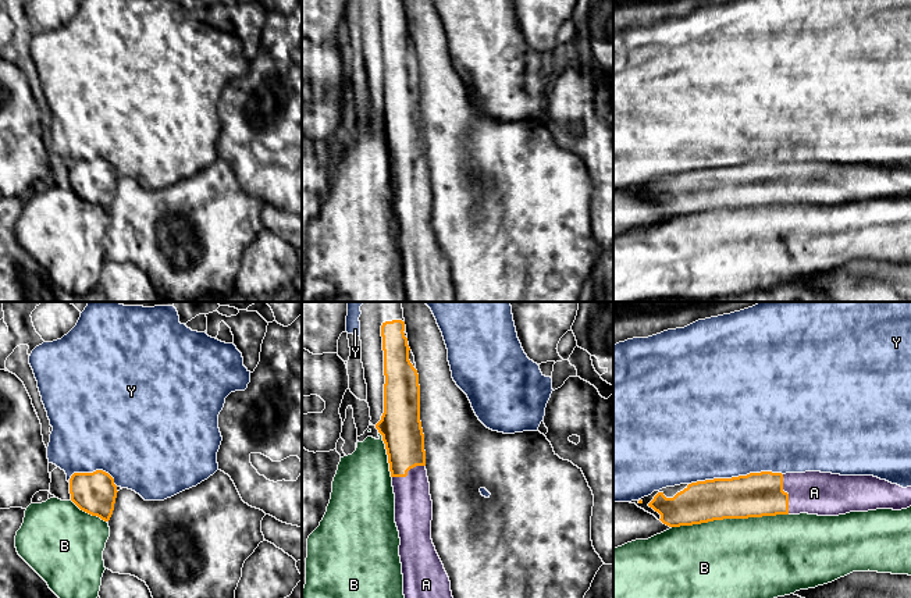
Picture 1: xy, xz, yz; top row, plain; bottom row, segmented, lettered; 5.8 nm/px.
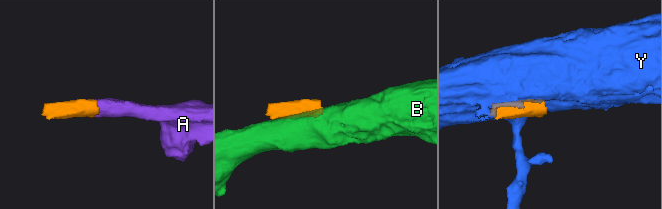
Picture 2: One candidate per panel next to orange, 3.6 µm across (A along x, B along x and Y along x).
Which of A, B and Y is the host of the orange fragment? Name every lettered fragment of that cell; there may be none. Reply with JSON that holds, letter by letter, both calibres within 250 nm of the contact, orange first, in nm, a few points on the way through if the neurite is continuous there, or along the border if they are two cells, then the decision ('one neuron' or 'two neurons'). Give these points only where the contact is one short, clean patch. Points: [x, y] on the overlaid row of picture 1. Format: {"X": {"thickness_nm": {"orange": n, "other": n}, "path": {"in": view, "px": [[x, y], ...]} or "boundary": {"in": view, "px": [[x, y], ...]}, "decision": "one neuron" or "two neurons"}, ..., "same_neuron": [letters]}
{"A": {"thickness_nm": {"orange": 260, "other": 260}, "path": {"in": "yz", "px": [[761, 494], [787, 494], [814, 493]]}, "decision": "one neuron"}, "B": {"thickness_nm": {"orange": 260, "other": 460}, "decision": "two neurons"}, "Y": {"thickness_nm": {"orange": 260, "other": 480}, "decision": "two neurons"}, "same_neuron": ["A"]}

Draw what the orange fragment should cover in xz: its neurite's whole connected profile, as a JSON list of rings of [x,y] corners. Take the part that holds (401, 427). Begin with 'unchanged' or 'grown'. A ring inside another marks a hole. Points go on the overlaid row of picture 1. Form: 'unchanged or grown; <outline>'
grown; [[[402,302],[360,306],[370,423],[382,435],[395,494],[405,598],[453,598],[431,540],[433,501],[420,421],[420,385]]]

